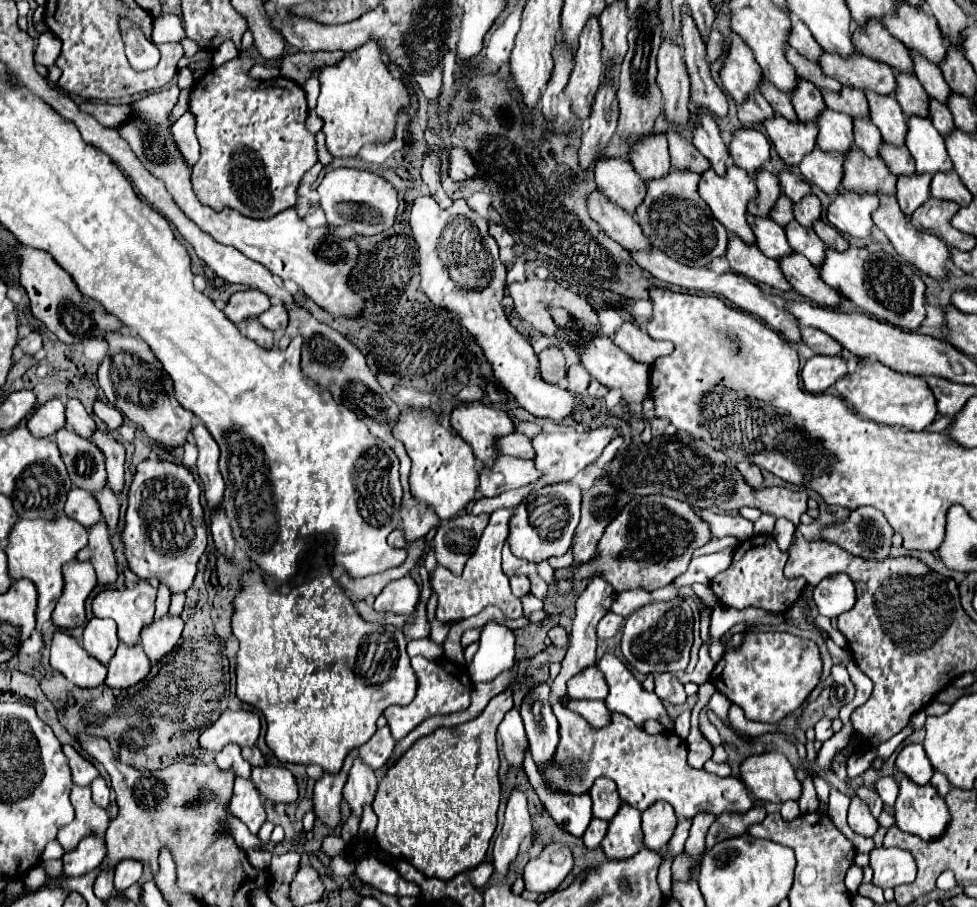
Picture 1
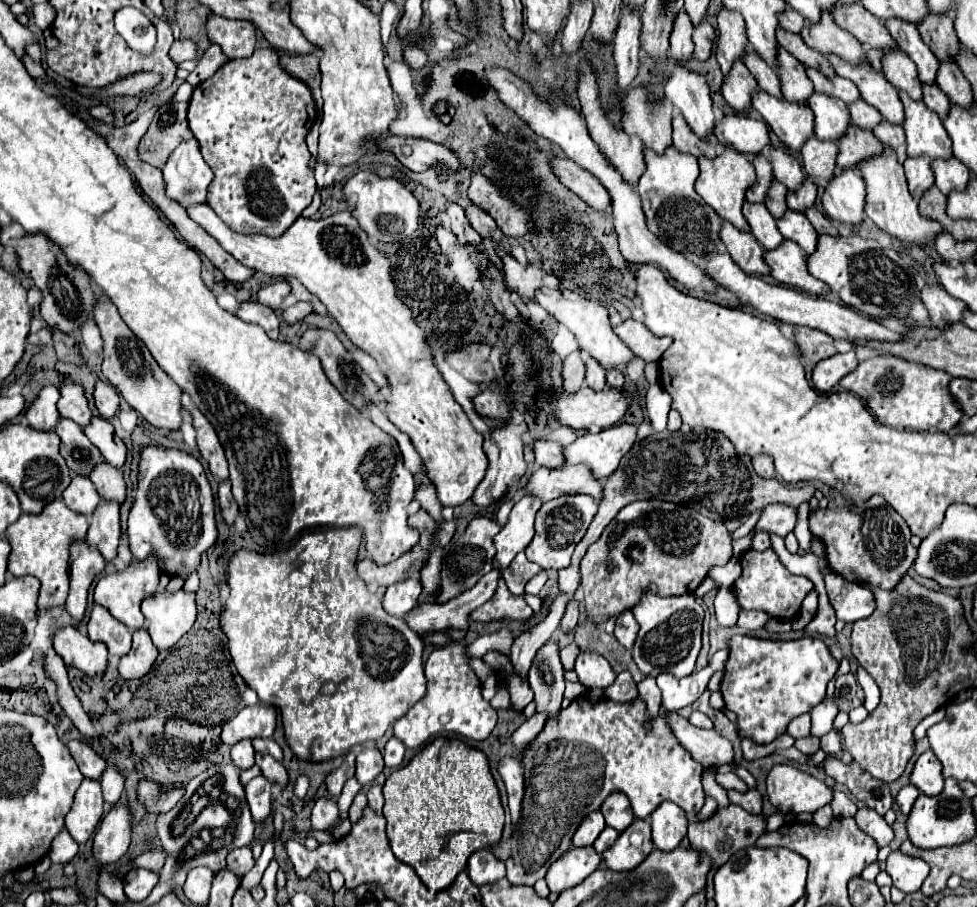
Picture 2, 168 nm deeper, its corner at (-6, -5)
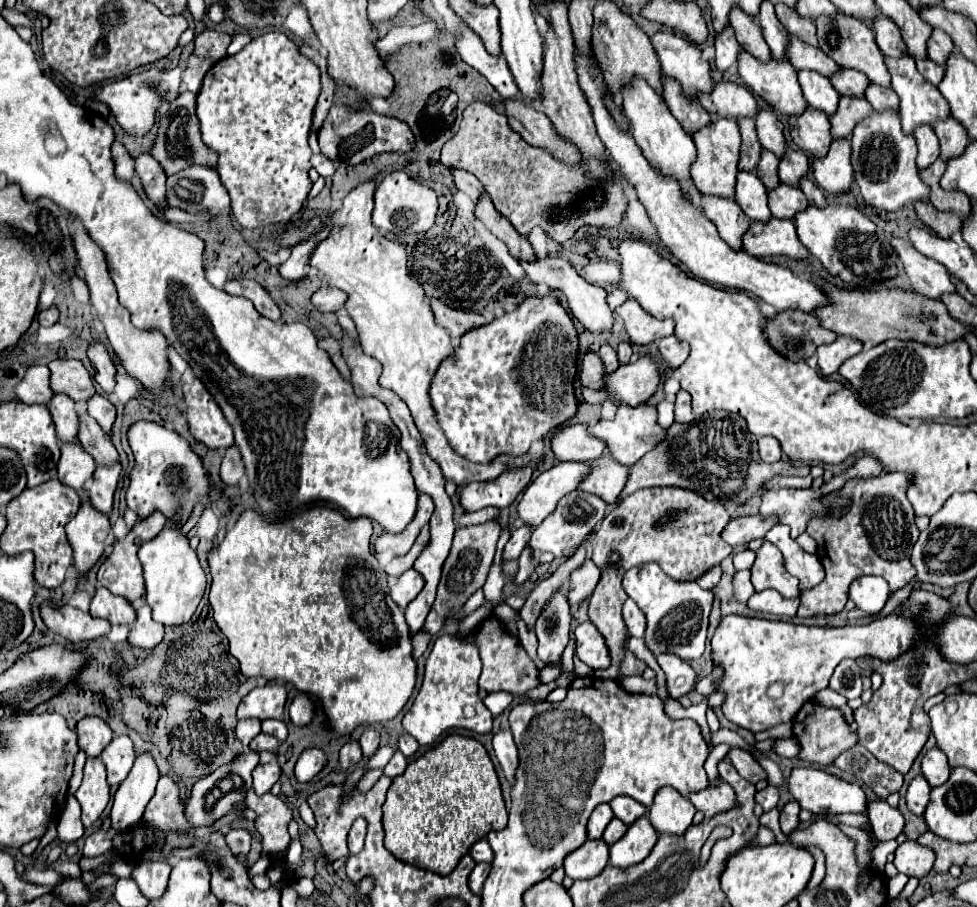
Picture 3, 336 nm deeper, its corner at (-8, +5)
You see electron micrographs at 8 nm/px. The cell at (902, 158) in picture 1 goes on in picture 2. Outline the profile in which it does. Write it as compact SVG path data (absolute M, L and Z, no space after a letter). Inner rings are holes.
M882 121L872 133L880 139L880 143L886 149L890 149L890 151L896 153L898 163L906 161L906 157L908 157L906 155L906 137L904 137L904 129L900 125L890 125L890 123Z

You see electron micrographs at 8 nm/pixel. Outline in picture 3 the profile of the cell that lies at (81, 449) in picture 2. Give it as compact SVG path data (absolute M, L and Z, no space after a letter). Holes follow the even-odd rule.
M54 393L52 401L48 403L52 421L56 425L56 437L60 441L76 441L78 437L78 413L74 409L74 401L68 399L64 393Z

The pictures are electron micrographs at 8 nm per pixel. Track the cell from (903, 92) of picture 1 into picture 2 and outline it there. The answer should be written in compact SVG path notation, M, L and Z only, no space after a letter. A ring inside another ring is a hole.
M886 51L882 59L882 71L898 91L906 91L914 101L922 101L922 83L914 63L904 51Z

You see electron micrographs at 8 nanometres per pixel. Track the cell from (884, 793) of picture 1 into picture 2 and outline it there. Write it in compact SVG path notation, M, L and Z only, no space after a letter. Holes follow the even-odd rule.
M904 785L904 787L898 791L898 795L894 797L894 801L898 803L900 811L902 811L904 815L908 815L918 795L920 795L920 791L918 791L914 785Z

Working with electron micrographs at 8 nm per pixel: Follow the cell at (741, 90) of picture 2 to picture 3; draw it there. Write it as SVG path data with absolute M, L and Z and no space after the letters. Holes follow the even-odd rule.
M726 25L714 39L714 49L716 49L716 67L718 71L726 71L730 67L736 67L738 63L738 53L740 45L732 33L732 27Z

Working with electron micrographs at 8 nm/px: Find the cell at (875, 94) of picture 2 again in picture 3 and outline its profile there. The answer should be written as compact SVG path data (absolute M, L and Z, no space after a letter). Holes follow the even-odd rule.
M836 13L836 17L818 17L814 21L816 25L816 33L818 33L818 43L820 49L832 57L840 67L852 67L862 71L872 83L882 85L882 87L890 87L890 73L884 65L884 55L876 45L874 39L874 31L868 27L868 23L856 19L856 17L848 17L846 13Z

